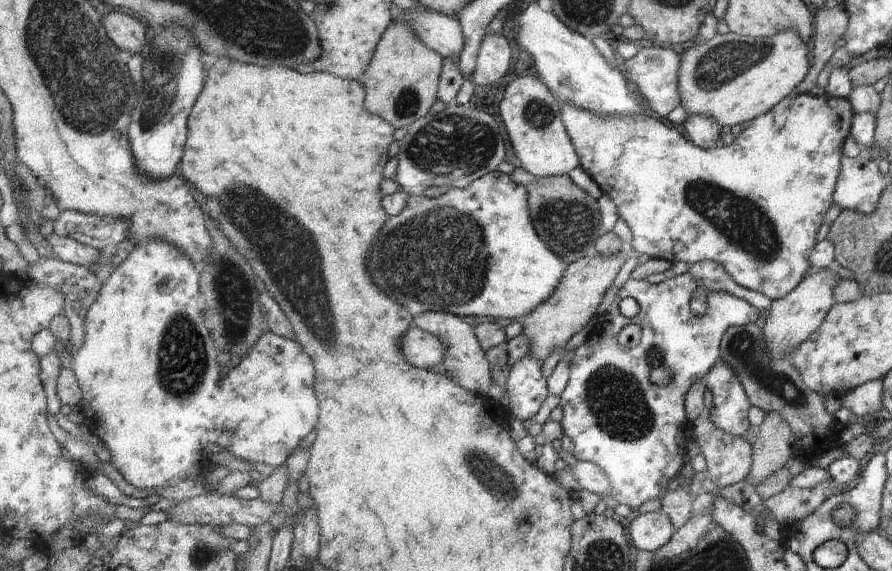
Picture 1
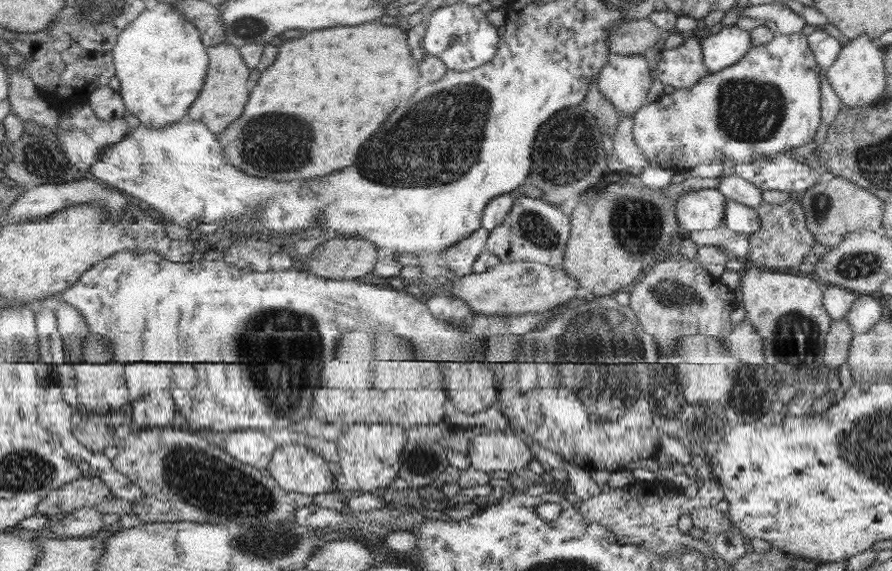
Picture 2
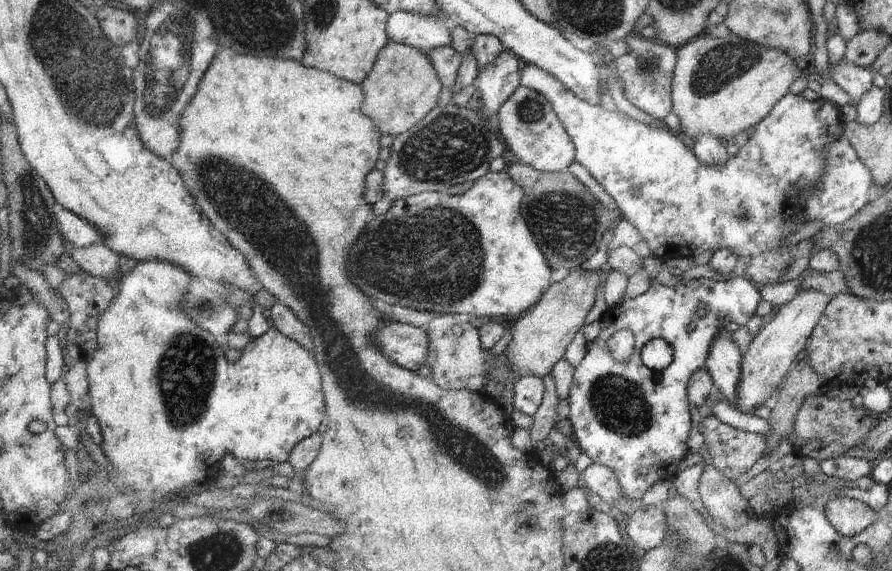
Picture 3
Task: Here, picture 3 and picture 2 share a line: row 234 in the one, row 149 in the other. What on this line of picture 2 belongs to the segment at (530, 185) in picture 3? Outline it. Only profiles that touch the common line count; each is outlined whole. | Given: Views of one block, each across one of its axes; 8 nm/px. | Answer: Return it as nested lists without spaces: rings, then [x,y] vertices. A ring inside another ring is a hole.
[[[580,105],[560,112],[541,128],[535,144],[535,156],[533,157],[535,163],[532,167],[530,176],[532,180],[530,181],[543,190],[544,200],[553,205],[562,206],[565,202],[574,200],[577,196],[582,198],[594,186],[598,187],[600,183],[604,182],[602,179],[611,173],[610,168],[608,168],[608,152],[604,150],[604,134],[604,126]]]

